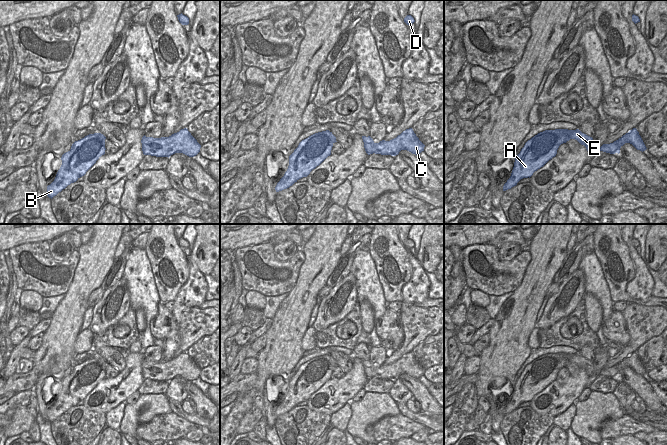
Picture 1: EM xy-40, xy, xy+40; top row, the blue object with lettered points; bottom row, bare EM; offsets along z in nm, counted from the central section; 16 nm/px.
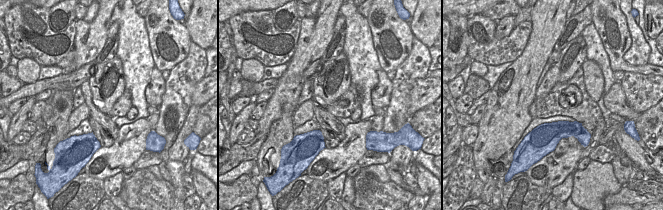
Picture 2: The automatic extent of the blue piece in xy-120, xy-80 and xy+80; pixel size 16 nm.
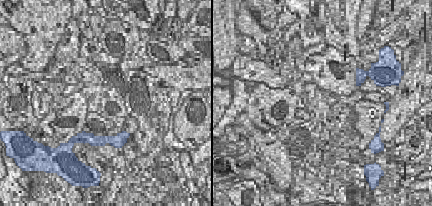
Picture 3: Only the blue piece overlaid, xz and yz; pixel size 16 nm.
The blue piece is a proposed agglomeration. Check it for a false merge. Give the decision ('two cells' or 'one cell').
one cell

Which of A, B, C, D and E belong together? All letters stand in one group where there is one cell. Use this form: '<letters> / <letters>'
A B C D E

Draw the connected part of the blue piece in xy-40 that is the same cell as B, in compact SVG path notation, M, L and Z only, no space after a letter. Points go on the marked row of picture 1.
M94 133L75 141L71 149L61 157L62 165L54 181L47 186L47 196L53 198L80 177L105 154L105 139L101 133Z

